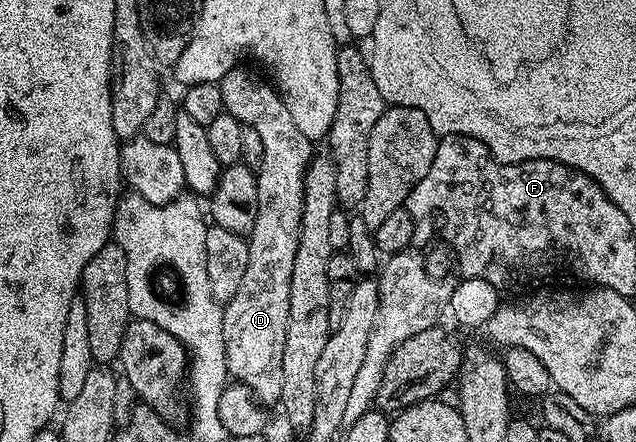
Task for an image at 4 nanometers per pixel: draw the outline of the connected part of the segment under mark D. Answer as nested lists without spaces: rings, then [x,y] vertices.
[[[238,68],[227,72],[219,83],[222,92],[224,113],[235,116],[242,126],[255,128],[263,139],[263,160],[256,171],[257,191],[259,192],[259,213],[255,215],[255,228],[247,235],[249,259],[247,272],[243,272],[243,284],[239,292],[223,306],[223,328],[221,343],[225,346],[225,364],[228,377],[235,382],[247,384],[251,392],[262,404],[280,403],[283,388],[283,344],[287,344],[287,322],[291,312],[291,272],[295,272],[295,252],[299,248],[299,228],[303,216],[303,192],[305,173],[309,161],[315,157],[314,143],[291,120],[287,104],[281,102],[281,95],[264,77]]]

